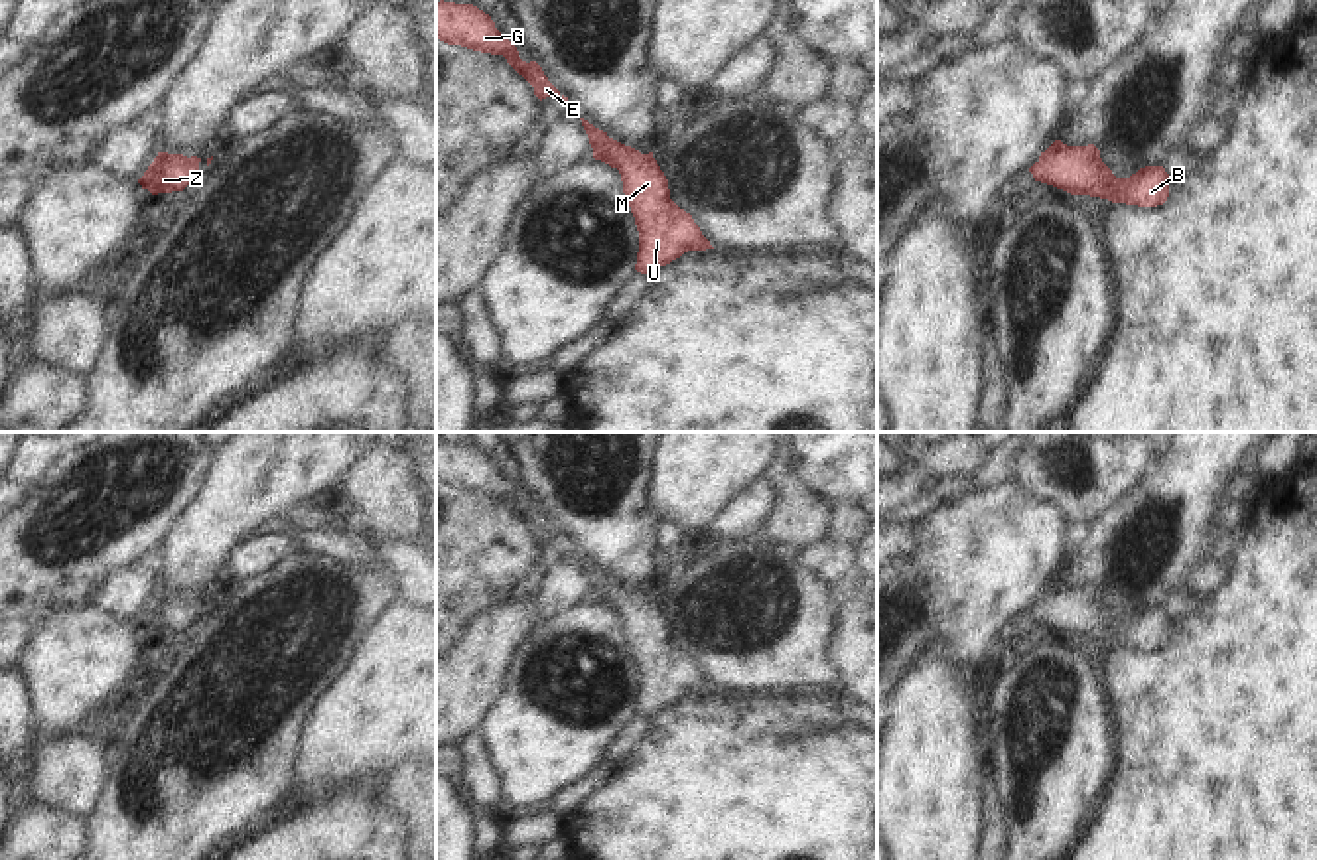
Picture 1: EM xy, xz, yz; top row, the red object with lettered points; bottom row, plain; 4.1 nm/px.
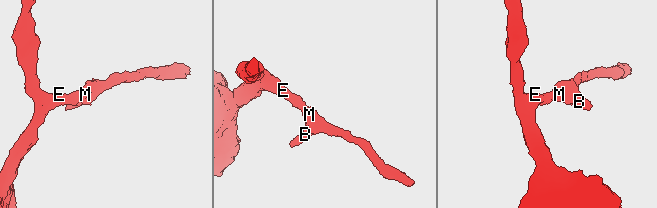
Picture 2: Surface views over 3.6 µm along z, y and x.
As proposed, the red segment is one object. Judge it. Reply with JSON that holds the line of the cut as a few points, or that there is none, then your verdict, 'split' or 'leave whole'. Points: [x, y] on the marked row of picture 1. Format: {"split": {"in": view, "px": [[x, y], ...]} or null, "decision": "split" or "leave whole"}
{"split": null, "decision": "leave whole"}

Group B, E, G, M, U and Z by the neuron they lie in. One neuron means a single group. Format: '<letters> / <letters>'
B E G M U Z

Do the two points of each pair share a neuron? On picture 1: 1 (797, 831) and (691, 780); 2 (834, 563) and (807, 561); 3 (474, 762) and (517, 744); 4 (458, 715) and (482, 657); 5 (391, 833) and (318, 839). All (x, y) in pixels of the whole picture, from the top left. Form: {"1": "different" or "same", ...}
{"1": "same", "2": "same", "3": "different", "4": "same", "5": "same"}

